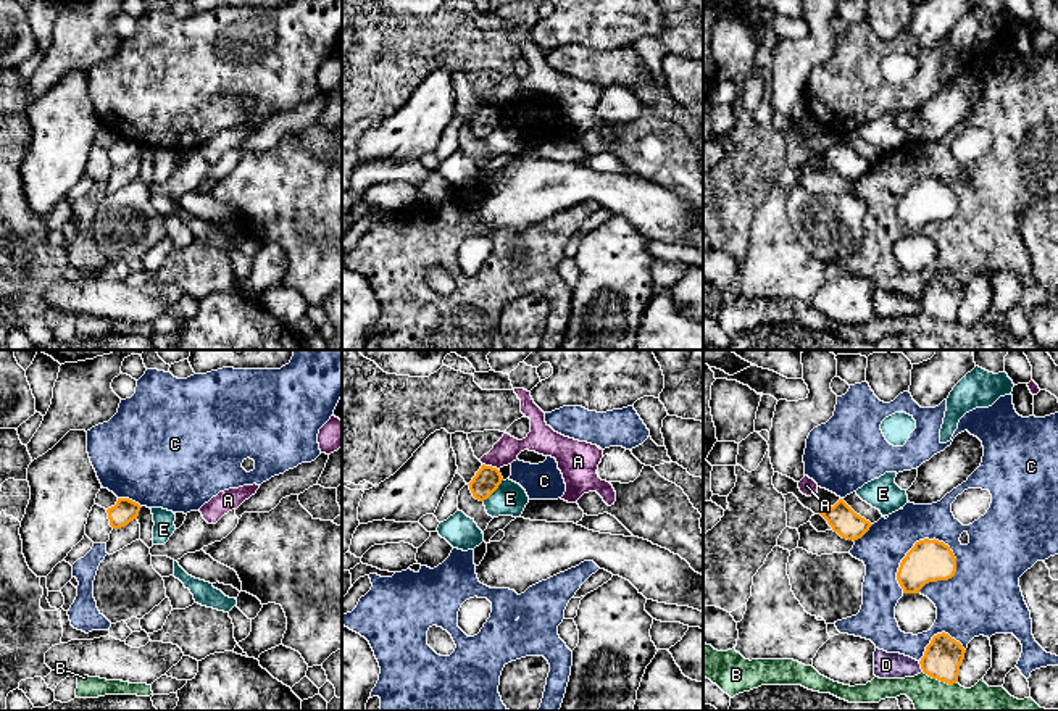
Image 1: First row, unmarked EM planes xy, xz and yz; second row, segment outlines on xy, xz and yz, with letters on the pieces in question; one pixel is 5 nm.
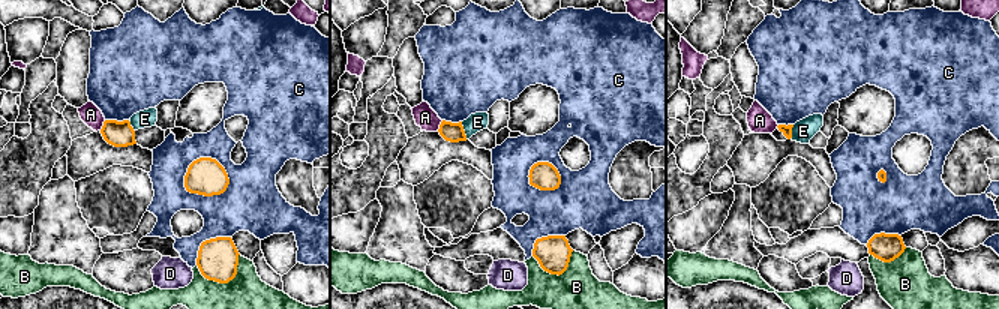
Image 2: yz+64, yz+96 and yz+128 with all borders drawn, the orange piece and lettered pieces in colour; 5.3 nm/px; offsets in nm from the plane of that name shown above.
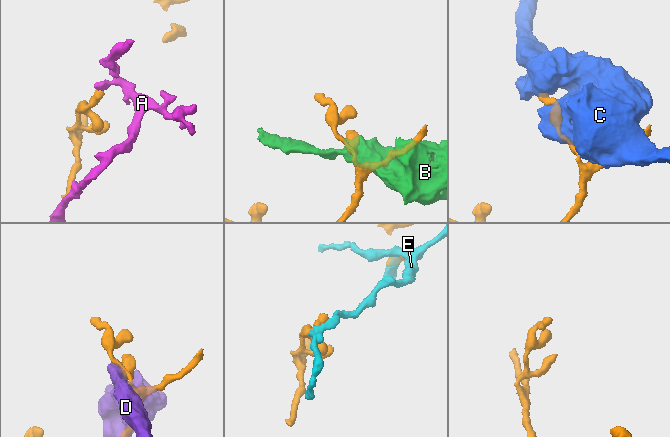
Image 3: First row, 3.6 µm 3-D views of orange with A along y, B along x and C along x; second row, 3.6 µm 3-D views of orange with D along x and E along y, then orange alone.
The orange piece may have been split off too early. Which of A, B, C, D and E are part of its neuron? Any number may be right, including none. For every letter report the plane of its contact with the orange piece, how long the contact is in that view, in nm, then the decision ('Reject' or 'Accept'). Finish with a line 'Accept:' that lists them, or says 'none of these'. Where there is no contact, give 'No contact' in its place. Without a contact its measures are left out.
A: Touches orange in xz. Shared border 90 nm. Reject
B: Touches orange in yz. Shared border 190 nm. Reject
C: Touches orange in yz. Shared border 340 nm. Reject
D: Touches orange in yz. Shared border 60 nm. Reject
E: Touches orange in xz. Shared border 150 nm. Reject
Accept: none of these

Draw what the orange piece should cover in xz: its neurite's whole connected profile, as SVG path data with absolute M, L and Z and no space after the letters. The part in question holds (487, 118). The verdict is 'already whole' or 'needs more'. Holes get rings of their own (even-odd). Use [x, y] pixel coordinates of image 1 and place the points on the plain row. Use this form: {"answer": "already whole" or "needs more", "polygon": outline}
{"answer": "already whole", "polygon": "M482 103L468 124L473 135L484 140L498 127L502 119L503 116L497 106Z"}

